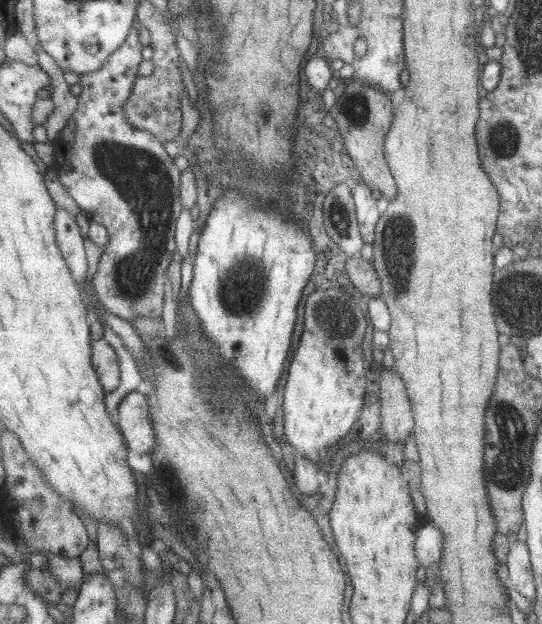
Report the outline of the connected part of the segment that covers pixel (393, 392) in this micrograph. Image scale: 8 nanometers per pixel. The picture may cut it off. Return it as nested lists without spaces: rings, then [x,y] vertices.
[[[393,368],[380,371],[380,430],[387,442],[402,443],[413,430],[411,420],[412,408],[409,408],[409,397],[405,396],[405,389],[401,377]]]

